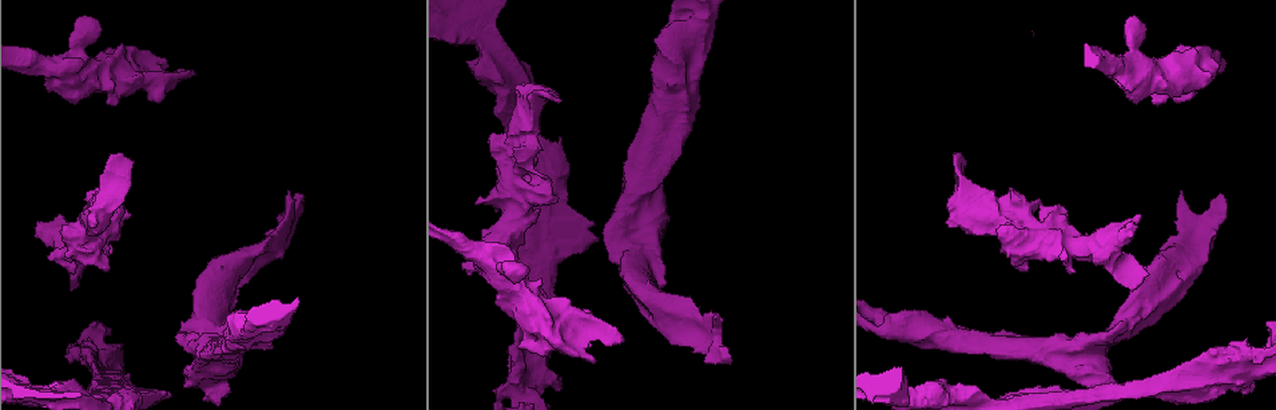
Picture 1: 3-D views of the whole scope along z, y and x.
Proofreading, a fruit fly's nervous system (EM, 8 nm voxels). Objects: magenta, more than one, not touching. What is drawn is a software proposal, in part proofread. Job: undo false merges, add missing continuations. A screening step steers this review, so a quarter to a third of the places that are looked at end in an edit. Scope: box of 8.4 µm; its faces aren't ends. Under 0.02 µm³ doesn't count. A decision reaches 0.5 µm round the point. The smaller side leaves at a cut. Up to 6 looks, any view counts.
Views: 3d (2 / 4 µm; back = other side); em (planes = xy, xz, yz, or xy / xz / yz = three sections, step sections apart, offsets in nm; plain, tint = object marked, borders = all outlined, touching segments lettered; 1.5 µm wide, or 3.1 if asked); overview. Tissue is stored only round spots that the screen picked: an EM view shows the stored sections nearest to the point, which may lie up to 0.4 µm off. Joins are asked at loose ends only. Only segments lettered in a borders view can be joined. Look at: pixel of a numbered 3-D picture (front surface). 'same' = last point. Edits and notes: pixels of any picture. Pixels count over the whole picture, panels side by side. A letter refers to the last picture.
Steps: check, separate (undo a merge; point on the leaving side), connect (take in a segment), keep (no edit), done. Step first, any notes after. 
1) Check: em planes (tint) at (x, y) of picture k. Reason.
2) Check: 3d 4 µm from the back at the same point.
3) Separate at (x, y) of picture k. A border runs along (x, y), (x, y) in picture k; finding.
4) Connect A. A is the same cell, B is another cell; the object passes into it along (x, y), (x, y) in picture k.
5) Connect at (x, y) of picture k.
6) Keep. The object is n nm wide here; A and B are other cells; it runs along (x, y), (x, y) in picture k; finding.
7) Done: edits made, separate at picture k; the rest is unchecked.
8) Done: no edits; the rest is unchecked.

Check: em planes (plain) at (1055, 217) of picture 1. Sudden change in width.

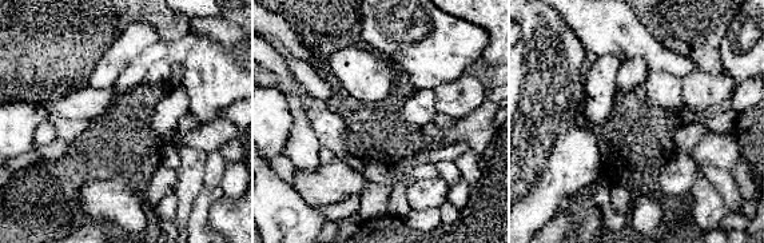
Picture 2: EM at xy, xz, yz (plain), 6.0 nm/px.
Check: em planes (tint) at the same point. Where the object lies.

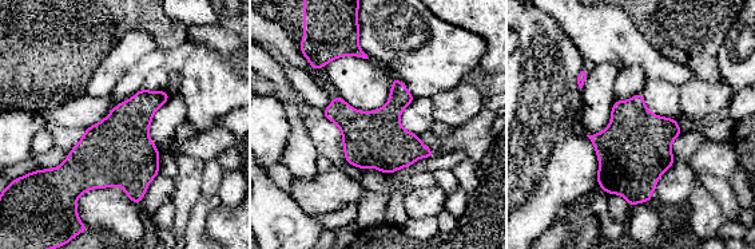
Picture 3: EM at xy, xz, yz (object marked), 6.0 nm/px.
Check: em planes (borders) at the same point.

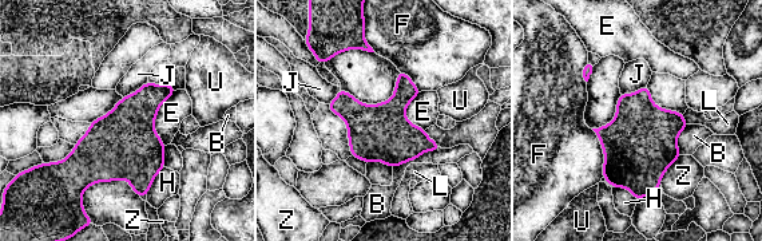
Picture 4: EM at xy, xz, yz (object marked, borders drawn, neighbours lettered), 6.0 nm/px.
Keep. The object is 340 nm wide here; B, E, F, H, J, L, U and Z are other cells; a border runs along (646, 85), (634, 93), (620, 94) in picture 4; all the same neuron.

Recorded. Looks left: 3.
Check: 3d 4 µm at (596, 361) of picture 1. Branch stops here.

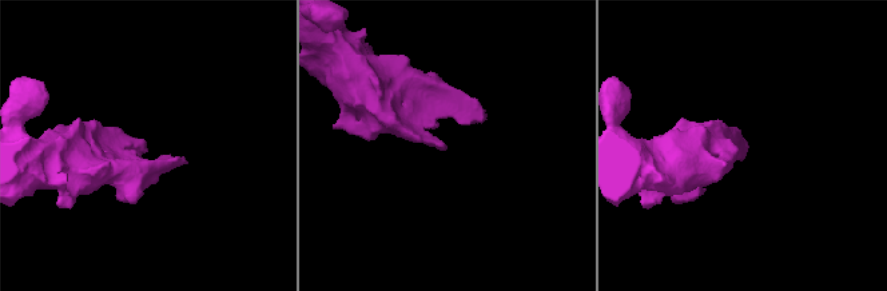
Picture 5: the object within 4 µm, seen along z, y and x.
Check: em xy step 8 (borders) at (443, 149) of picture 5. Need the tissue.

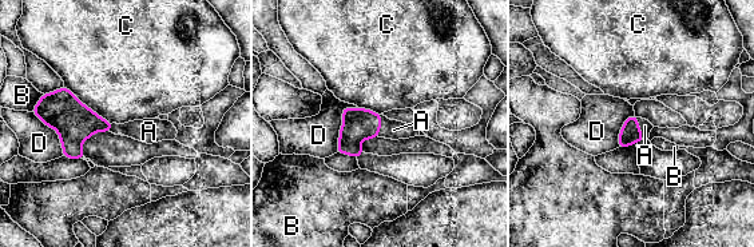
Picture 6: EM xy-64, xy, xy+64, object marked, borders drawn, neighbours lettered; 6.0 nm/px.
Connect A. A is the same cell, B, C and D are other cells; the neuron continues.

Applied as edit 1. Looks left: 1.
Done: edits made, connect at picture 6; the rest is unchecked.

